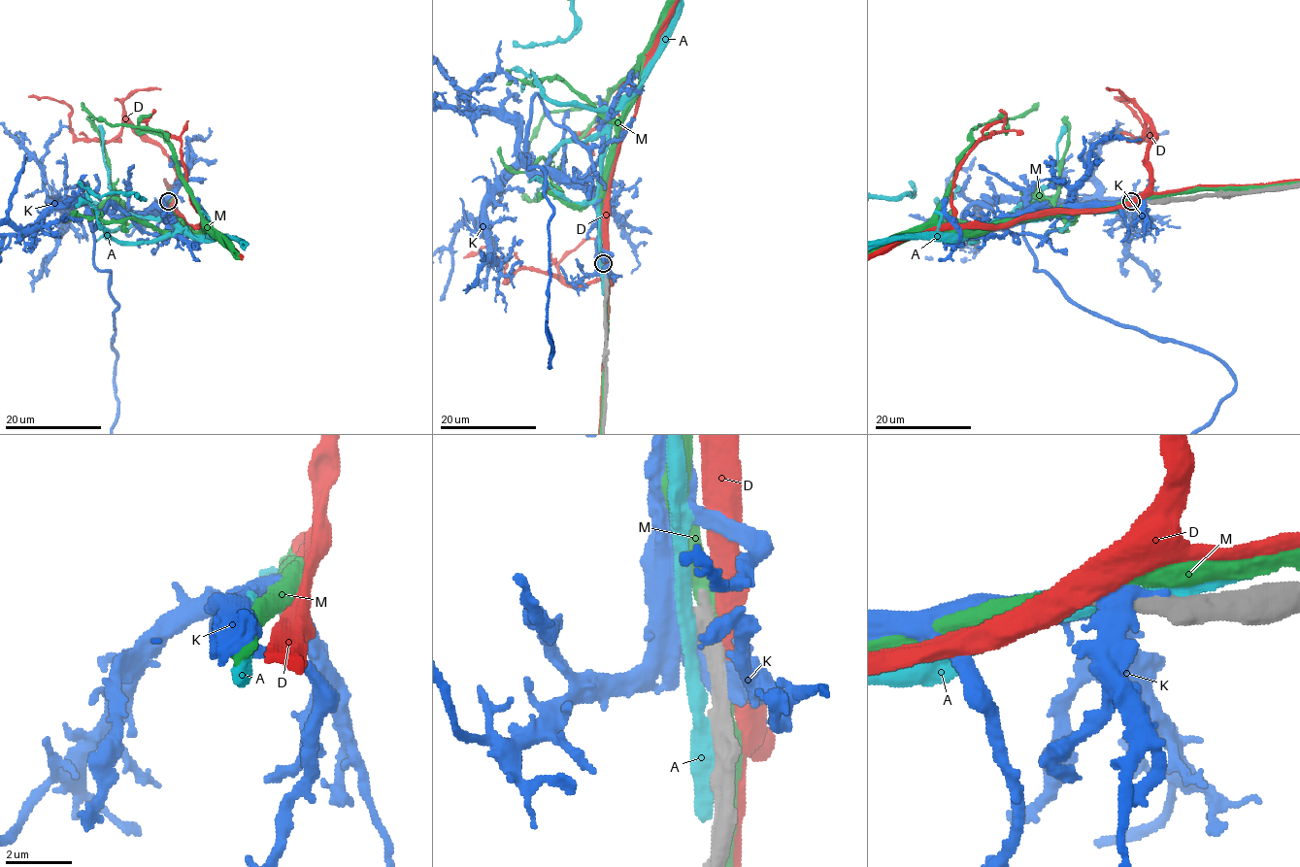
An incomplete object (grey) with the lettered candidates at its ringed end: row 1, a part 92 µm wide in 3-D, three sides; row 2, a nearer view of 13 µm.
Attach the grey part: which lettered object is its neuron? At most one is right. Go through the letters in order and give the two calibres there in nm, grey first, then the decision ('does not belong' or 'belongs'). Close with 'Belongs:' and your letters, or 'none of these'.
A: 500/400 nm | does not belong
D: 400/650 nm | does not belong
K: 480/750 nm | does not belong
M: 550/500 nm | does not belong
Belongs: none of these

